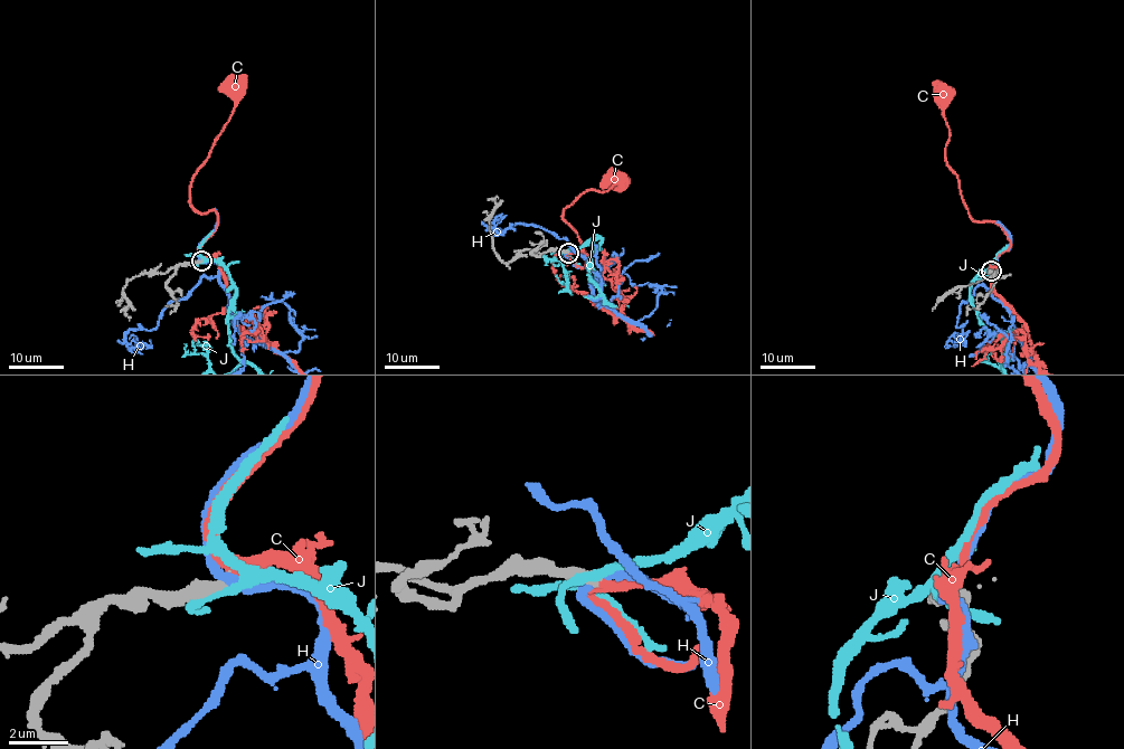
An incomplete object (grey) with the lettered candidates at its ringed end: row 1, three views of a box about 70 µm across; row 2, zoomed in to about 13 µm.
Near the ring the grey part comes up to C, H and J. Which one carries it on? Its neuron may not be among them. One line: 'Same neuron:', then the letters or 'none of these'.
Same neuron: C

